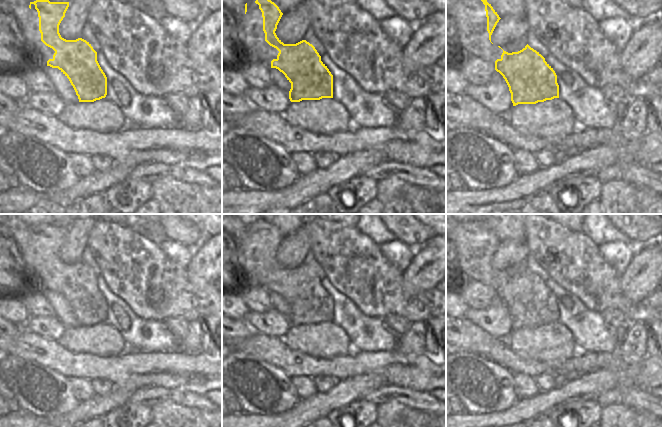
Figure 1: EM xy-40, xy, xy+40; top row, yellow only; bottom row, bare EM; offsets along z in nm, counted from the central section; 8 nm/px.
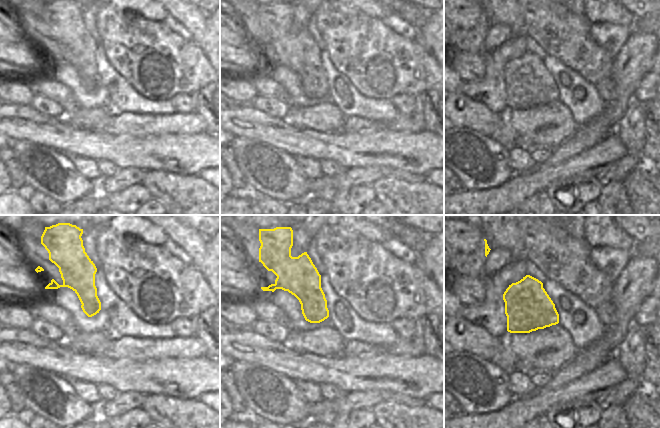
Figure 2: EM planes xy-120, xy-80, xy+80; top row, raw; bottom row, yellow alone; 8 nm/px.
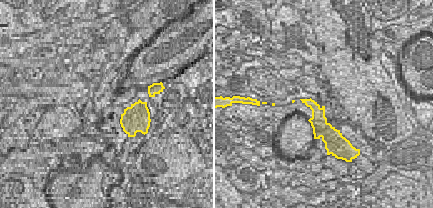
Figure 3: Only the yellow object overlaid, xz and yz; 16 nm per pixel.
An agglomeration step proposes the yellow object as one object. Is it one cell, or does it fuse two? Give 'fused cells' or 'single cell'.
fused cells

